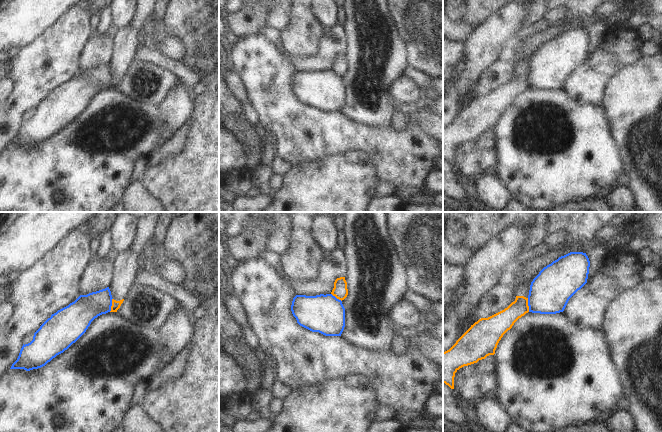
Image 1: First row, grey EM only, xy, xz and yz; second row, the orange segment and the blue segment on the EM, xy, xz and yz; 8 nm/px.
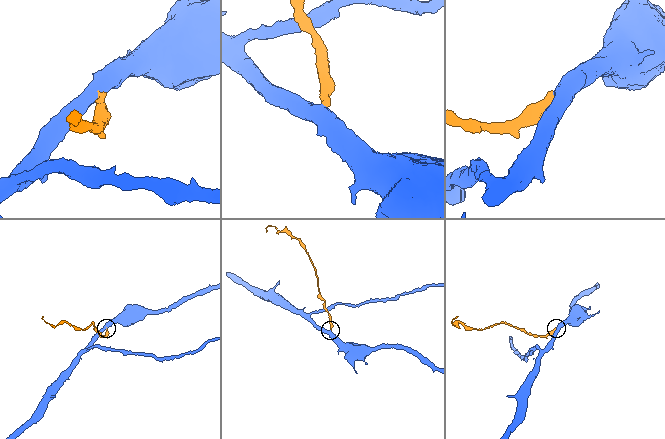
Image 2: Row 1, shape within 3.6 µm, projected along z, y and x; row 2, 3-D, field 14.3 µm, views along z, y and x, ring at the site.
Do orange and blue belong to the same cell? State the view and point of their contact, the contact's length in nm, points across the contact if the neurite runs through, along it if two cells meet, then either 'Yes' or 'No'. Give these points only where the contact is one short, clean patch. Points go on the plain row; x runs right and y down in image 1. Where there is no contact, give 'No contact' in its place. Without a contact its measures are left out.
Touches orange at yz (527, 81). Shared border 110 nm. Boundary: yz (527, 74), (529, 87). No

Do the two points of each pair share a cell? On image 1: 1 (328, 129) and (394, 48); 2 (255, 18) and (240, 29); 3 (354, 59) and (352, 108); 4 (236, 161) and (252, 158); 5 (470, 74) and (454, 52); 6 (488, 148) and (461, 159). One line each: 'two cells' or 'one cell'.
1: two cells
2: one cell
3: one cell
4: two cells
5: two cells
6: one cell

